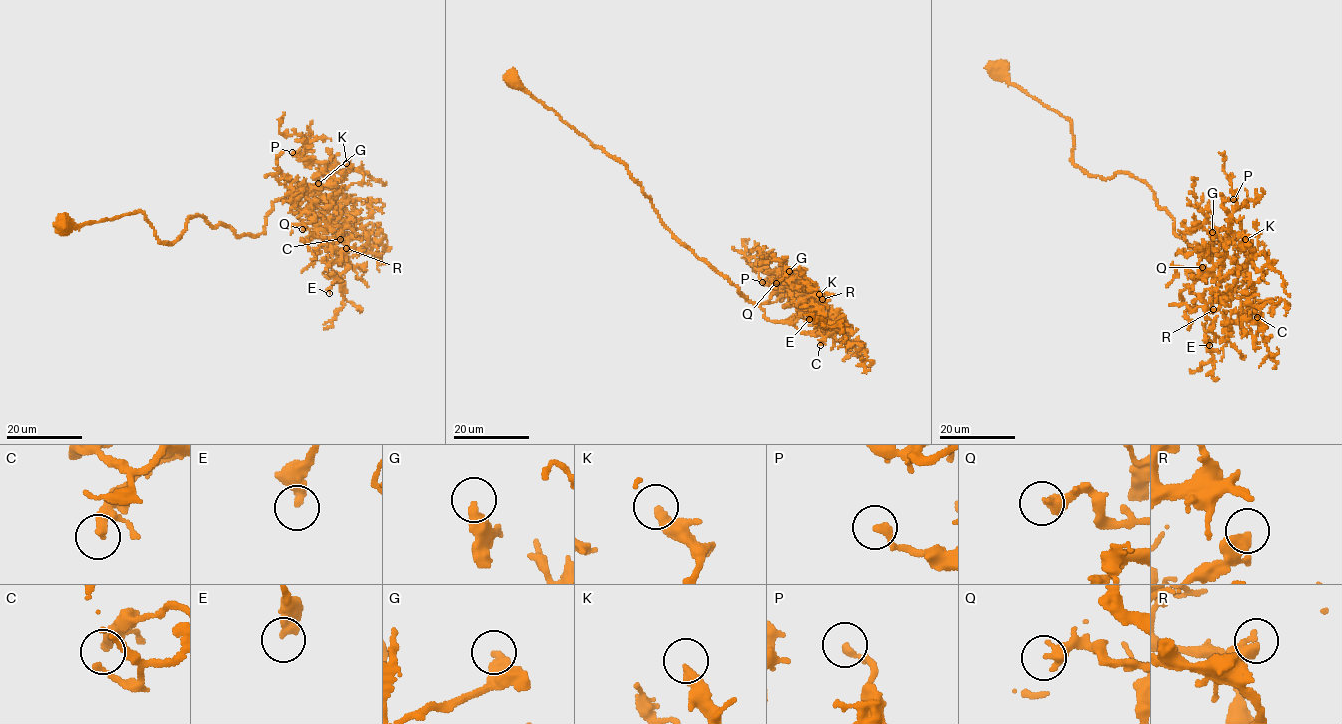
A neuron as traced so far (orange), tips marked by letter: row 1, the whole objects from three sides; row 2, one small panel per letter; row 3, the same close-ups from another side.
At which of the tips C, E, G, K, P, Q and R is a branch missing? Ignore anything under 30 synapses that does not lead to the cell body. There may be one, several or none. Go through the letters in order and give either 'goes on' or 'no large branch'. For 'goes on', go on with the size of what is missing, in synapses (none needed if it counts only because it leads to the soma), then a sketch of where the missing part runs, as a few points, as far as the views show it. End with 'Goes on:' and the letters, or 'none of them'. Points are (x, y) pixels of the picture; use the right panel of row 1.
C: no large branch
E: no large branch
G: goes on; about 130 synapses; missing branch runs (1212, 232), (1210, 221), (1219, 216), (1221, 205), (1218, 192), (1207, 178)
K: no large branch
P: no large branch
Q: no large branch
R: no large branch
Goes on: G

